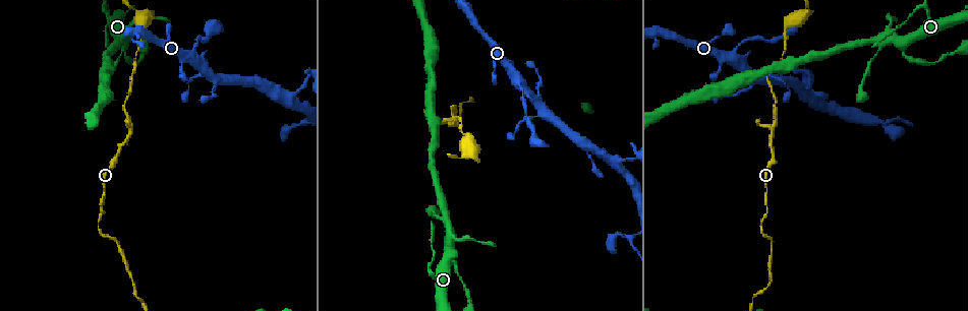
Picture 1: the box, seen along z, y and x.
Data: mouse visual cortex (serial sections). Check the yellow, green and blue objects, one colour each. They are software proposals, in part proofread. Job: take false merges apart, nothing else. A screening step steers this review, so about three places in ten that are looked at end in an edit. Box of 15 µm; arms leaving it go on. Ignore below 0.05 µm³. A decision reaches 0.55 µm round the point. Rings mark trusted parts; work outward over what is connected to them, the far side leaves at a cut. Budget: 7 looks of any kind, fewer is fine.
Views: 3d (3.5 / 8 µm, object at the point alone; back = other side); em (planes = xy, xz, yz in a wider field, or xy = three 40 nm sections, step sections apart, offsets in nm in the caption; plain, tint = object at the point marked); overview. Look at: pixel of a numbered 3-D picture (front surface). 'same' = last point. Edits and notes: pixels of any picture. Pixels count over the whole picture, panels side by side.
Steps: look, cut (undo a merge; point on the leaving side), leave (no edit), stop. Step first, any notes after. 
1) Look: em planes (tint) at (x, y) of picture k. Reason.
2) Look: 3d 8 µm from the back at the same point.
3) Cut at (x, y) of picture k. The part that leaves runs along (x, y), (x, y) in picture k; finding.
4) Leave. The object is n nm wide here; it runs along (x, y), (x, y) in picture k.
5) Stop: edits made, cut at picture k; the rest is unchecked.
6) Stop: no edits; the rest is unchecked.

Look: 3d 8 µm at (190, 58) of picture 1. Abrupt turn.

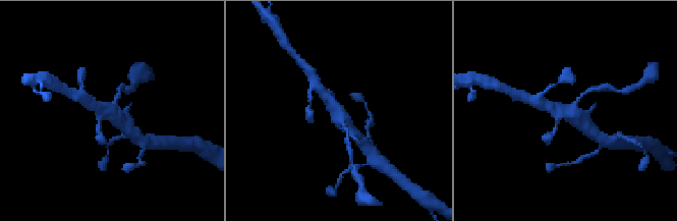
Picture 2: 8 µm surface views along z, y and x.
Look: em planes (tint) at (567, 114) of picture 2.

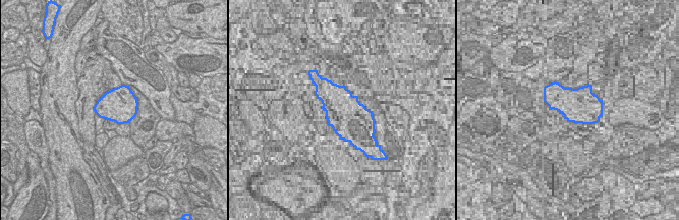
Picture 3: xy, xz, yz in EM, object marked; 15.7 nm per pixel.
Leave. The object is 550 nm wide here; it runs along (324, 94), (355, 134) in picture 2; continuous, no second cell.

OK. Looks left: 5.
Look: 3d 3.5 µm at (217, 80) of picture 1. Abrupt turn.

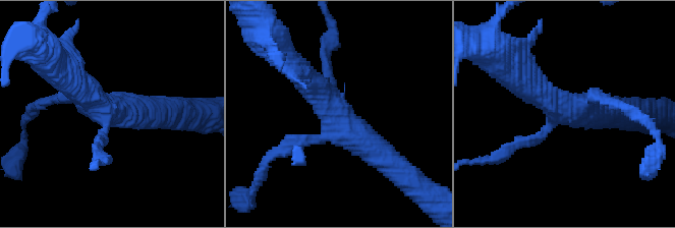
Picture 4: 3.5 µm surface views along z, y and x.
Look: em xy step 2 (tint) at (575, 109) of picture 4. 4 arms meet here; the arms are 150, 200, 400, 400 nm wide; need the tissue.

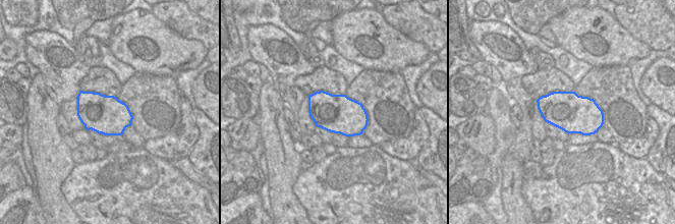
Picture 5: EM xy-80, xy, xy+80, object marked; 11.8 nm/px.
Leave. It runs along (304, 75), (342, 122), (398, 169) in picture 4; continuous, no second cell.

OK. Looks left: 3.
Look: 3d 3.5 µm at (126, 49) of picture 1. Abrupt turn.

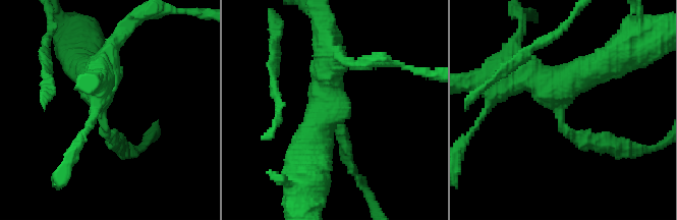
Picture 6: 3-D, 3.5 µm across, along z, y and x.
Look: em planes (plain) at (328, 103) of picture 6. 3 arms meet here; the arms are 150, 500, 500 nm wide.

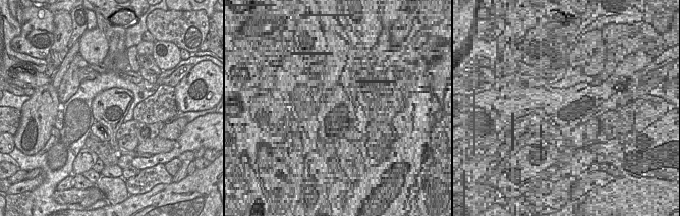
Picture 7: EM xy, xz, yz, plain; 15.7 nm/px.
Look: em planes (tint) at the same point. With the object marked.

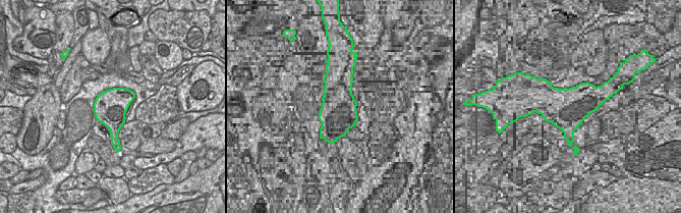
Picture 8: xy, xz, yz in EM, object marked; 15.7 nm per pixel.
Leave. The object is 550 nm wide here; it runs along (306, 160), (326, 110), (326, 38) in picture 6; one cell here.

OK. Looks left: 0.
Stop: no edits; the rest is unchecked.

